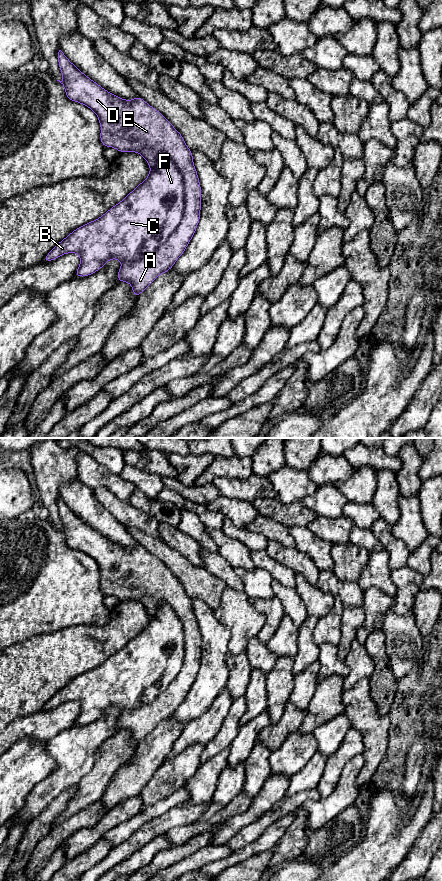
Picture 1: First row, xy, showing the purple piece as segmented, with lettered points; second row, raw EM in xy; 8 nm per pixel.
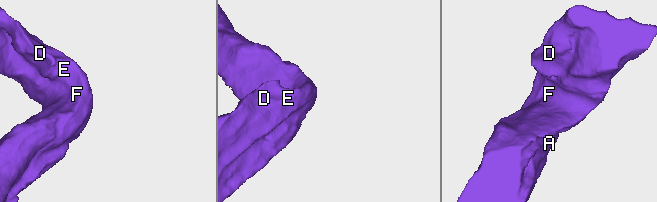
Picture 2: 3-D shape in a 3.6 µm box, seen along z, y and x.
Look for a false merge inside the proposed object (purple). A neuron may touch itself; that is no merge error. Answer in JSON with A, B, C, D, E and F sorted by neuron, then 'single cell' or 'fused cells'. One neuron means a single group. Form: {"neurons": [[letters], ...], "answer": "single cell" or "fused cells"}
{"neurons": [["A", "D", "E"], ["B", "C", "F"]], "answer": "fused cells"}

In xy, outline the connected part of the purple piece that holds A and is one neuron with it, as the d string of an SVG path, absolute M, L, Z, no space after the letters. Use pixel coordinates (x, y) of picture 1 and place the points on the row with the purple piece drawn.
M61 50L58 52L58 64L64 80L57 81L64 86L67 98L89 107L97 114L101 126L100 140L104 148L113 147L120 153L128 151L139 153L150 167L156 166L160 156L167 155L183 177L184 213L181 223L153 253L122 264L118 271L118 281L130 283L133 296L138 297L158 276L171 270L177 259L186 250L200 221L202 191L192 151L187 147L184 138L175 127L140 96L133 100L124 100L113 95L81 72Z

